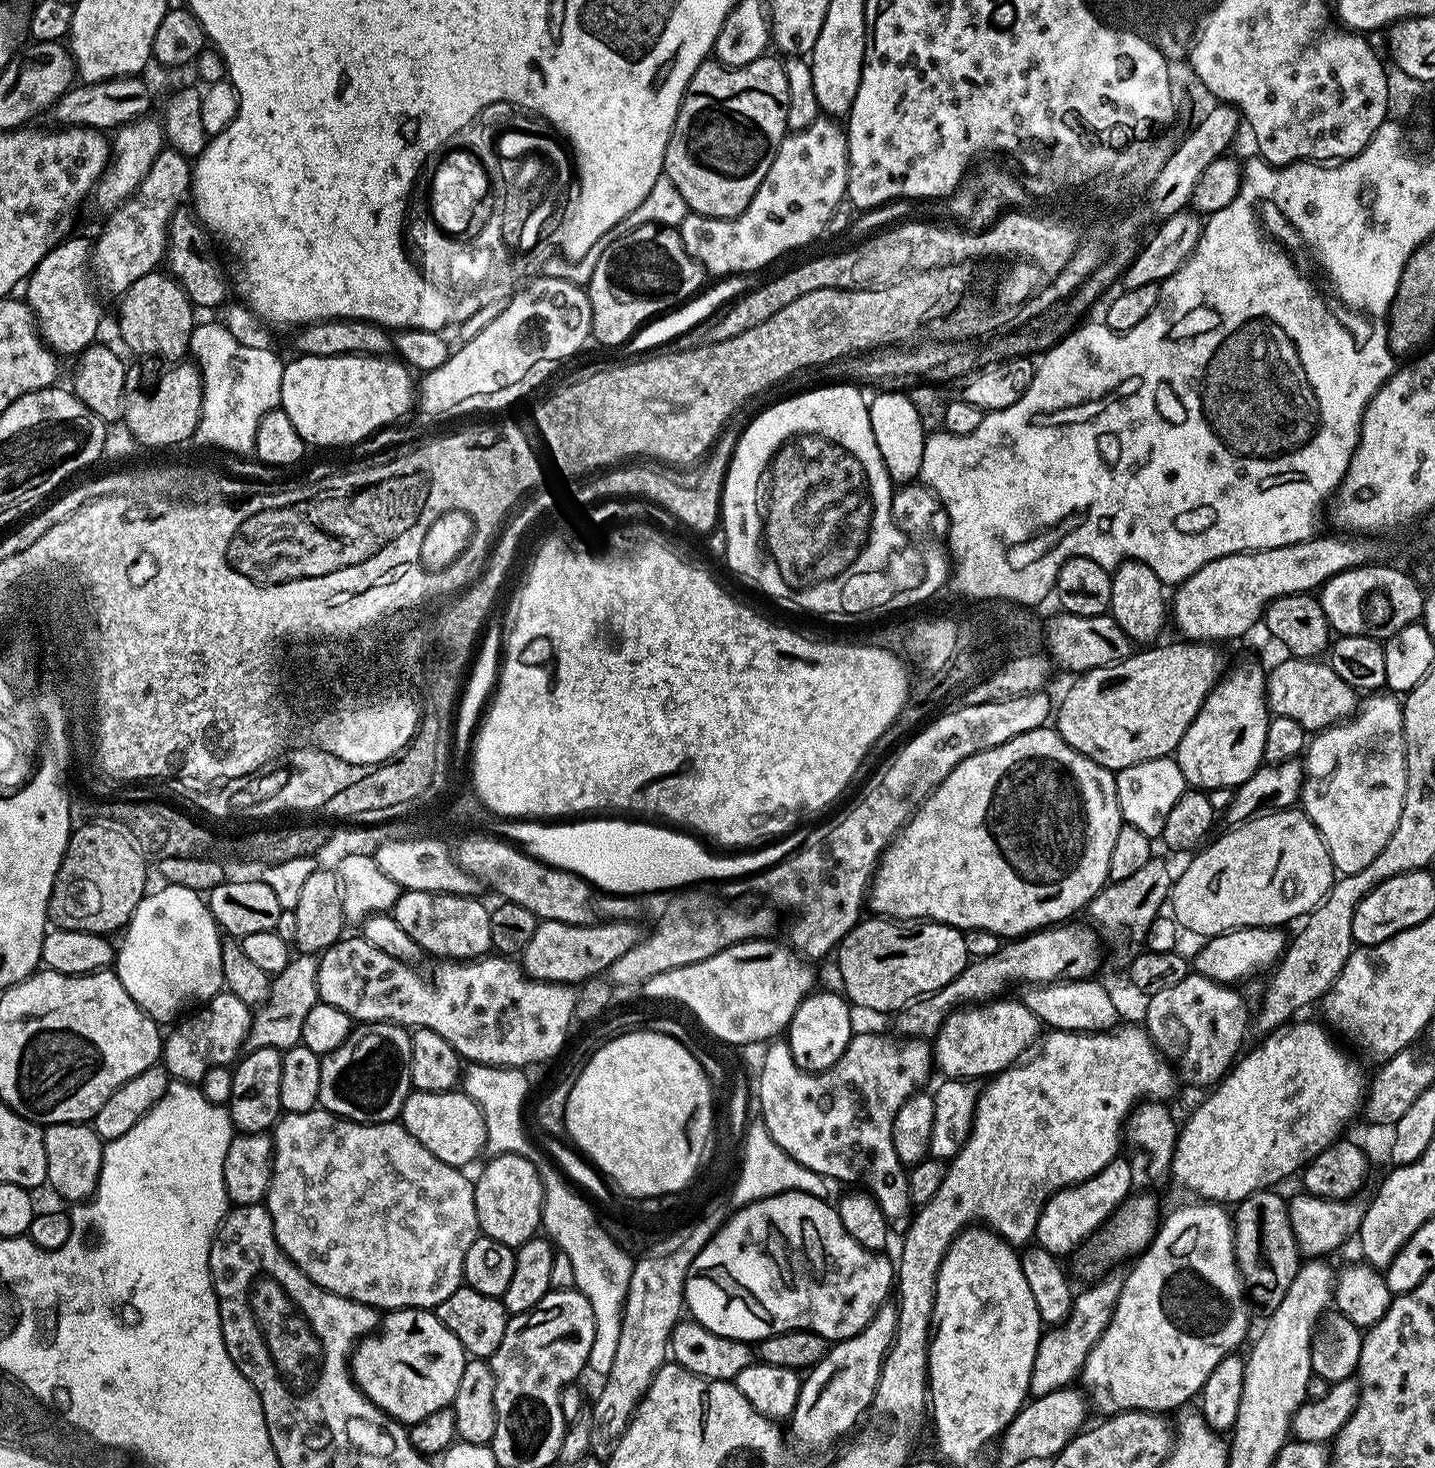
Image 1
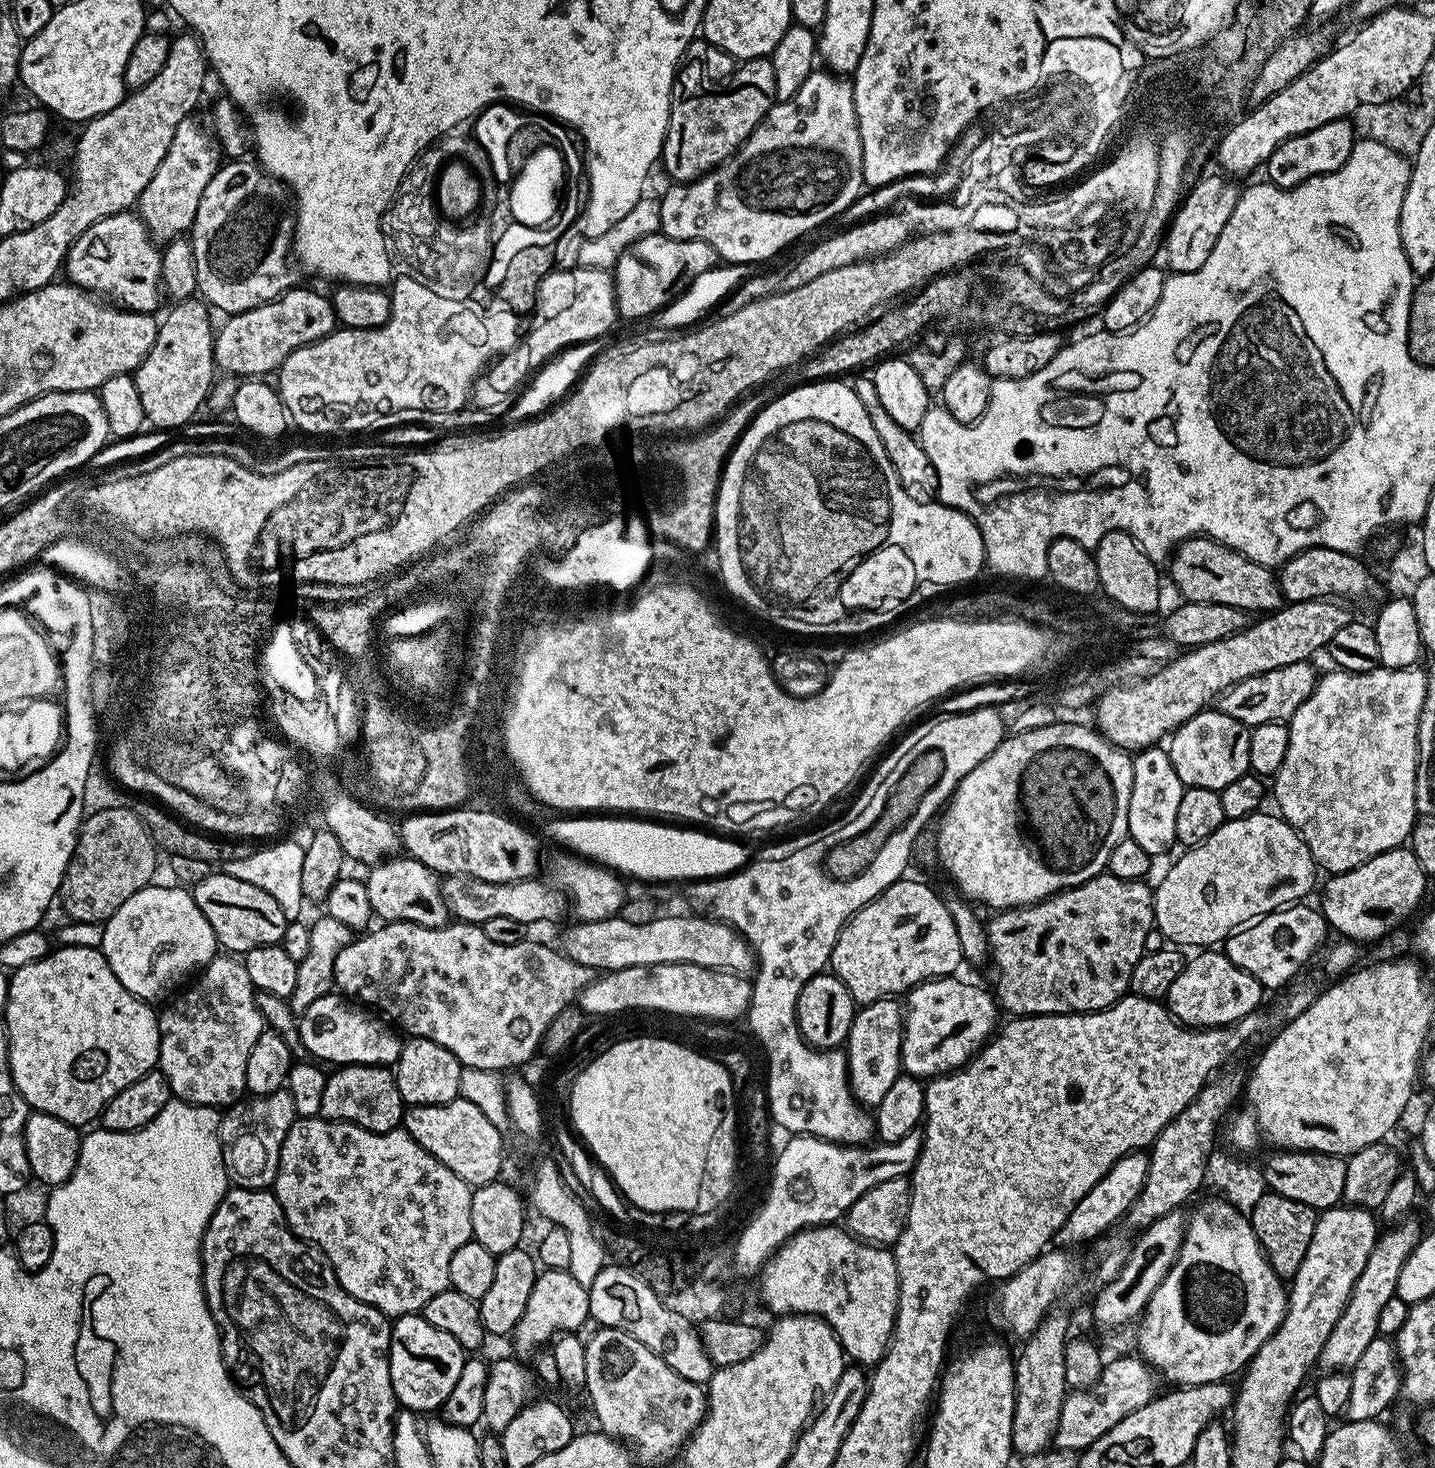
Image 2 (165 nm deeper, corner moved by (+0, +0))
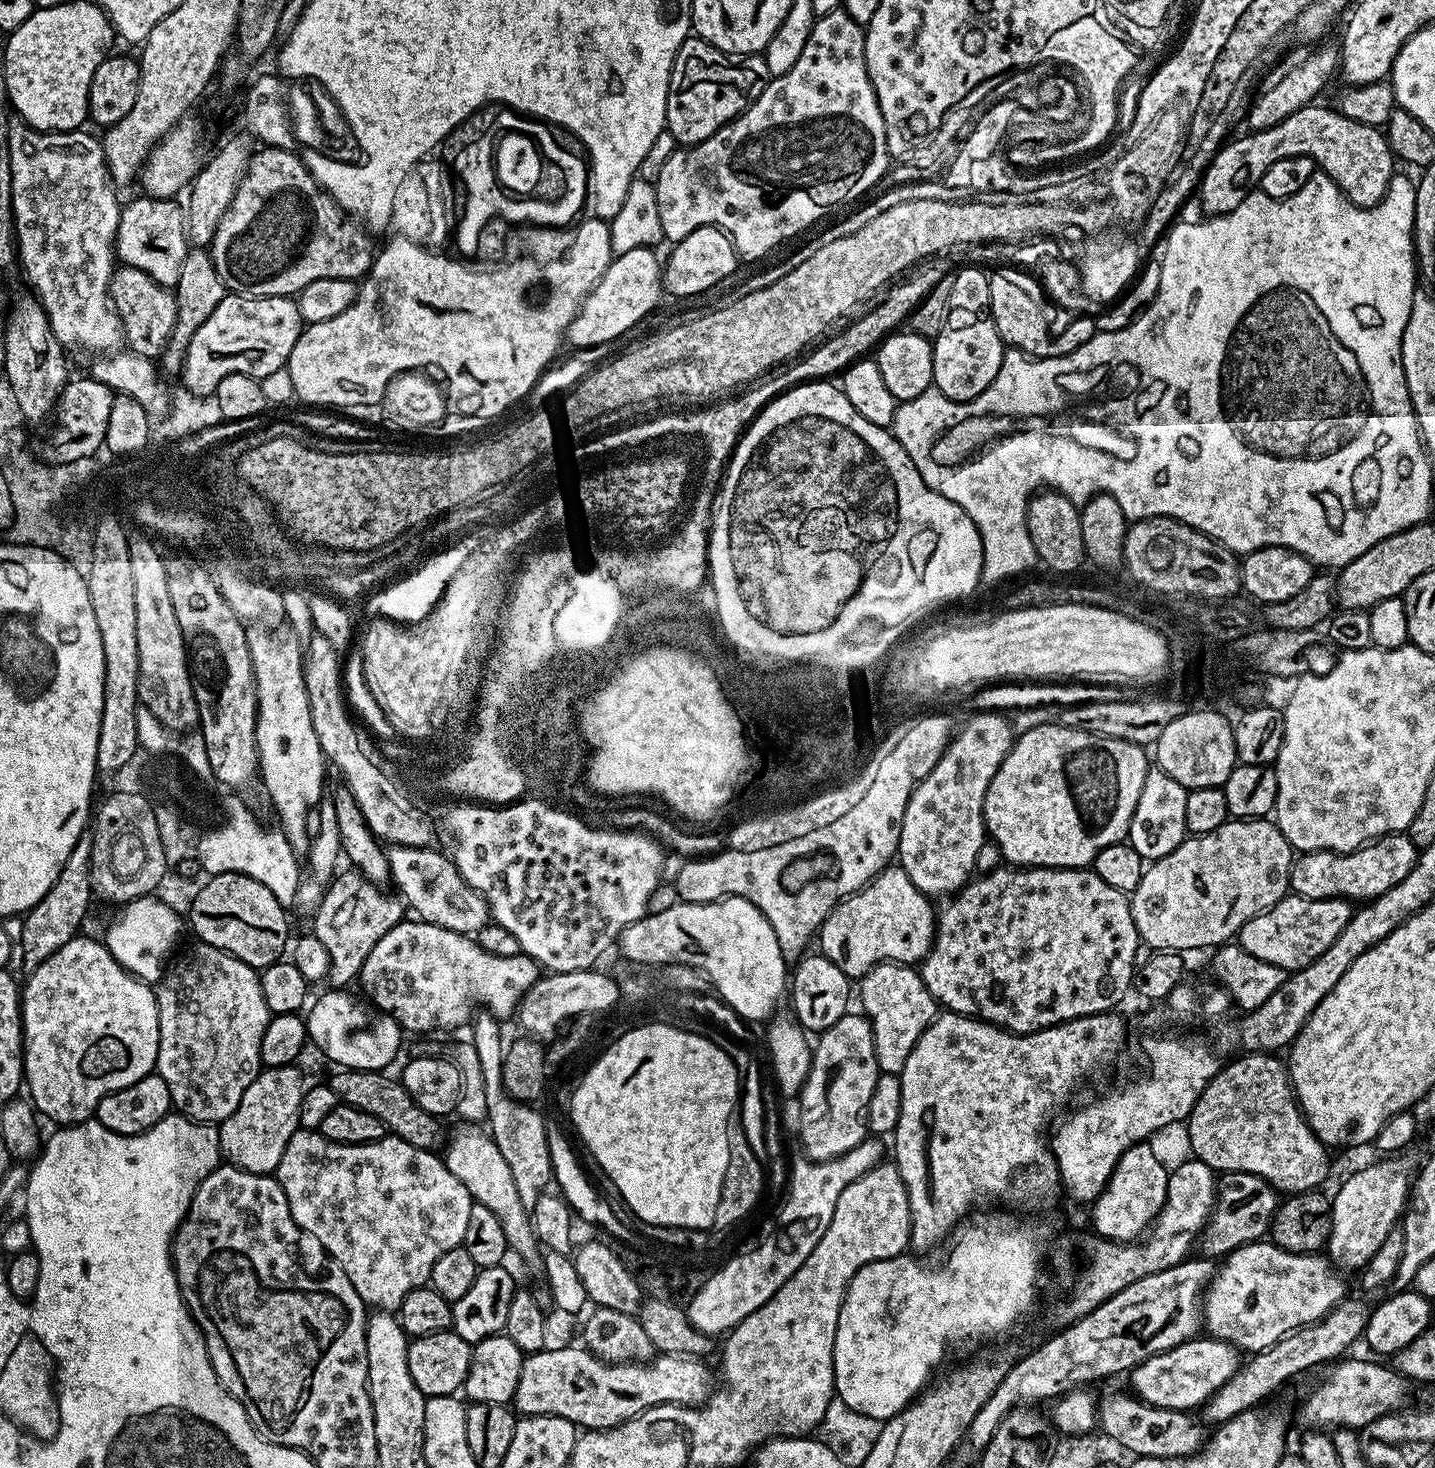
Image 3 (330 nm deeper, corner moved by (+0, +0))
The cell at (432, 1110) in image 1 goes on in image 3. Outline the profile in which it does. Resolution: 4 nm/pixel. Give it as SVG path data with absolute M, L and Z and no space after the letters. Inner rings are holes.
M464 1122L459 1126L460 1128L450 1140L447 1154L444 1154L447 1169L463 1182L473 1201L485 1205L488 1210L493 1210L502 1225L502 1232L506 1235L509 1249L514 1254L516 1252L528 1267L541 1269L543 1267L543 1251L532 1228L531 1215L521 1204L514 1176L510 1172L506 1158L502 1156L502 1152L498 1150L491 1135L481 1125Z

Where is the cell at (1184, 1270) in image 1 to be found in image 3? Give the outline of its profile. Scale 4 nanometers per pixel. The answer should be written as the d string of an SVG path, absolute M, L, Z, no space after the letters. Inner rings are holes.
M1271 1242L1243 1244L1228 1253L1224 1264L1215 1269L1212 1281L1202 1297L1202 1324L1207 1335L1217 1340L1225 1340L1233 1348L1244 1354L1255 1354L1274 1346L1283 1336L1295 1328L1313 1324L1345 1299L1344 1280L1331 1260L1324 1254L1299 1256L1287 1252Z

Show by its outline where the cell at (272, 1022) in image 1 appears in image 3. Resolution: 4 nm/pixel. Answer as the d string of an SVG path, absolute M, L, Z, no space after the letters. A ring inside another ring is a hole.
M355 870L348 871L344 873L341 871L335 877L326 889L325 896L321 898L320 905L314 911L314 917L316 917L314 934L318 938L318 942L322 942L322 946L326 946L328 954L326 980L327 983L332 983L329 985L336 990L343 989L351 980L353 983L359 977L370 950L374 950L374 946L378 946L378 938L382 938L382 934L386 934L394 926L398 926L406 916L406 905L399 895L387 896L384 890L373 884L364 873Z

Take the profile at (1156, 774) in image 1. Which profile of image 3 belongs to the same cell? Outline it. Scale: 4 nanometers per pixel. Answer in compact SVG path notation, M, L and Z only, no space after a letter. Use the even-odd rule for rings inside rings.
M1149 767L1146 782L1142 786L1142 794L1138 794L1138 806L1134 806L1132 821L1128 827L1127 843L1138 850L1138 854L1145 862L1161 860L1170 854L1186 838L1186 798L1189 789L1183 788L1170 774L1161 768Z

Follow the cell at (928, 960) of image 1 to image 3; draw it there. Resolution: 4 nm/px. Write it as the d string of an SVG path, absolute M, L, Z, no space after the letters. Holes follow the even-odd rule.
M899 866L883 868L876 877L864 888L840 901L836 909L824 919L824 925L820 927L818 941L820 940L819 951L842 974L850 978L861 978L878 964L893 964L916 966L923 961L929 950L932 948L932 939L936 936L937 913L932 912L933 901L910 882L906 870Z

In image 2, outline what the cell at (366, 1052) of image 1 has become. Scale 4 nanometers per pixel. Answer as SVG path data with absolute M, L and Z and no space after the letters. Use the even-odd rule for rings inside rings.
M346 1064L335 1069L322 1090L320 1116L325 1120L343 1120L371 1132L394 1132L401 1127L406 1105L398 1094L395 1071L383 1064Z

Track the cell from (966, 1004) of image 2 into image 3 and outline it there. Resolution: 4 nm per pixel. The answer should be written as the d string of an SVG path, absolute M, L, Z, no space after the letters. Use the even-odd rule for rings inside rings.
M878 964L861 977L860 1000L863 1013L868 1017L874 1034L875 1057L881 1073L899 1075L910 1050L917 1044L921 1034L933 1023L939 1013L939 1005L926 990L919 971L911 965Z

